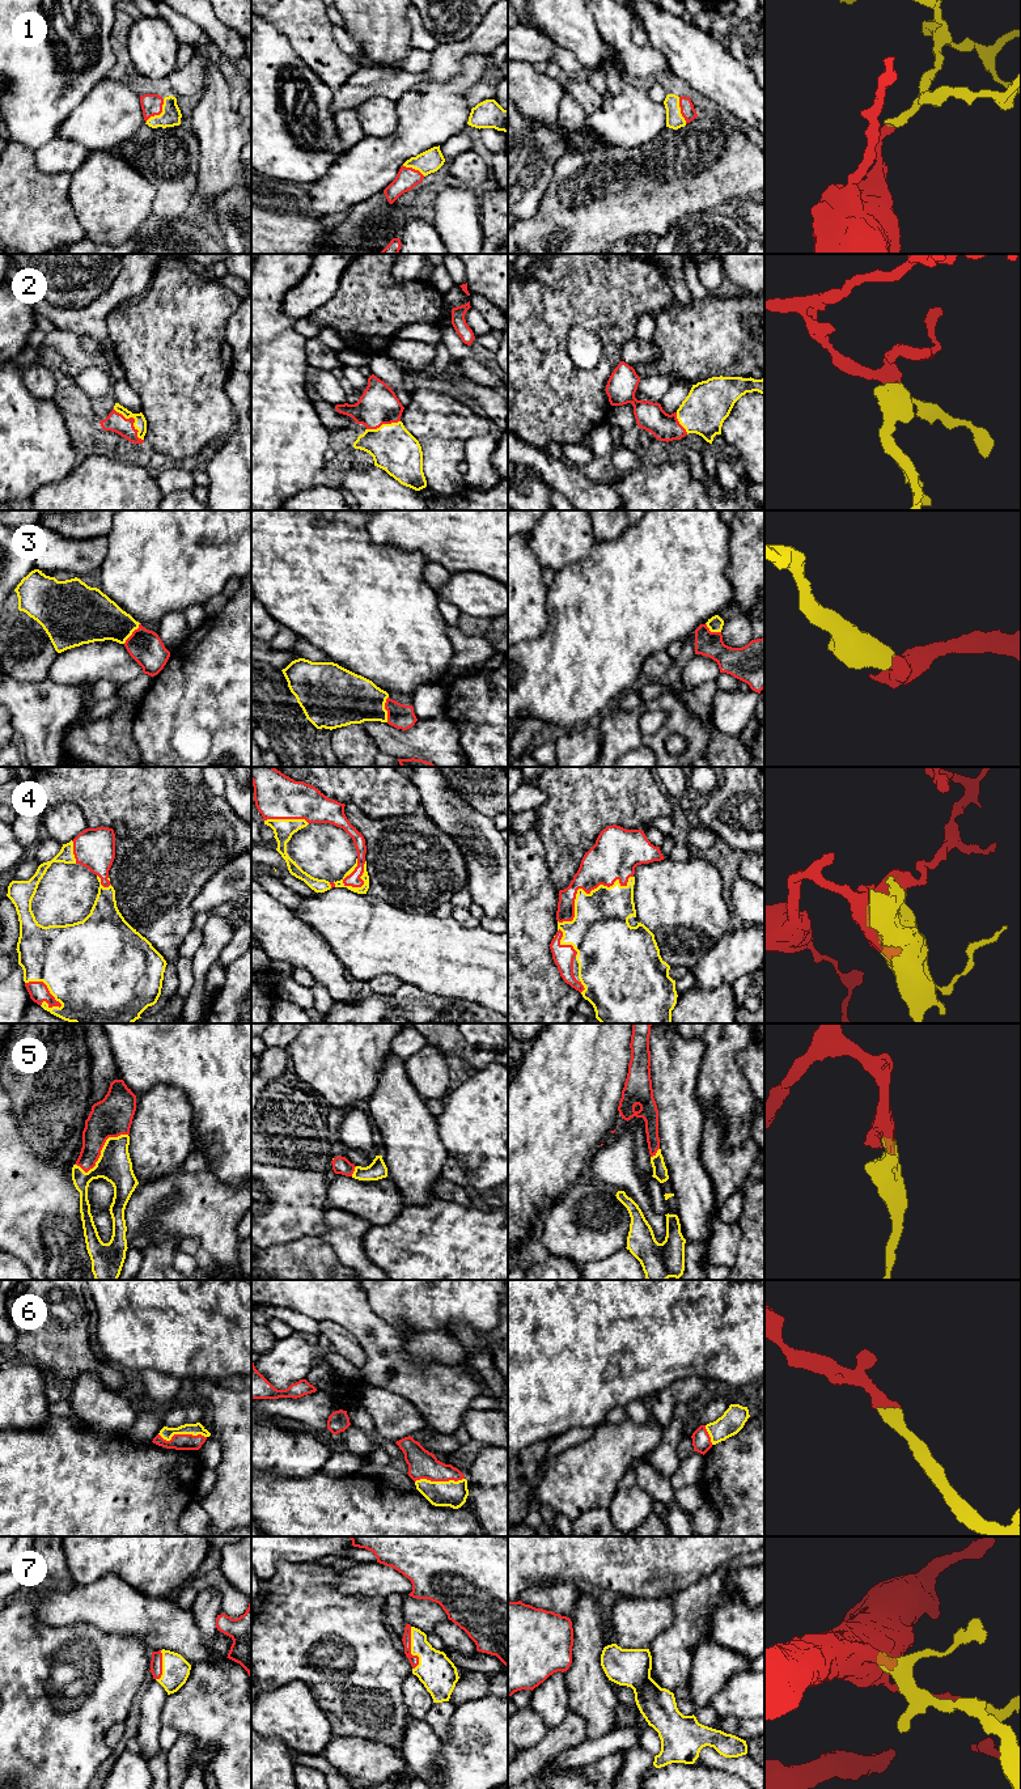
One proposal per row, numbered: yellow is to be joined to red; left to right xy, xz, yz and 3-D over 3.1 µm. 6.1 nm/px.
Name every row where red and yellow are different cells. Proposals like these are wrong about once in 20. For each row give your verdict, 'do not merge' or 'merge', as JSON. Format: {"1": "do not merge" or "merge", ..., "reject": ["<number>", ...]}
{"1": "merge", "2": "merge", "3": "merge", "4": "merge", "5": "merge", "6": "merge", "7": "merge", "reject": []}

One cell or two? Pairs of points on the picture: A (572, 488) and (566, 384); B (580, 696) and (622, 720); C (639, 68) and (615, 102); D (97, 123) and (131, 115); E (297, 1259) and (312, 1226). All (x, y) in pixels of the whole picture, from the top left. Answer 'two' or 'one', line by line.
A: two
B: two
C: two
D: one
E: two

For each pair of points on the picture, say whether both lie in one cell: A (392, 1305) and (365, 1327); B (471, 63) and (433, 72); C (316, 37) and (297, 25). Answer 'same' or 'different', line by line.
A: different
B: different
C: same

